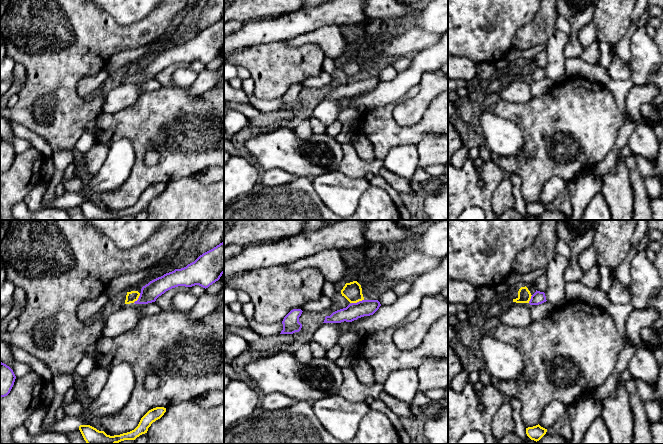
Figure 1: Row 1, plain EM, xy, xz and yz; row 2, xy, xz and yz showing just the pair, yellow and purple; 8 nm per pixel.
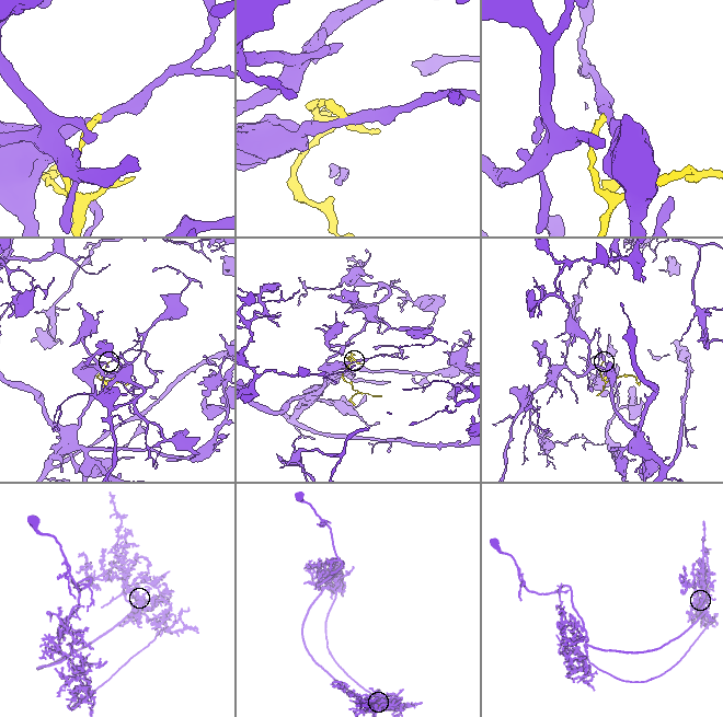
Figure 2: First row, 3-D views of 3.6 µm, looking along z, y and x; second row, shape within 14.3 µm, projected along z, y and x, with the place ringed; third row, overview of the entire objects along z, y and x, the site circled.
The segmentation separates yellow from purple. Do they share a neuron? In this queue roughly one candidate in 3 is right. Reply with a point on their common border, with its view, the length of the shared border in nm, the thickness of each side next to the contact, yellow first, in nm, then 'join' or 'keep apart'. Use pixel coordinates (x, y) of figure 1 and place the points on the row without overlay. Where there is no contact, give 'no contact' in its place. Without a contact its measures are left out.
contact xz (357, 77); length 110 nm; calibres 150 and 140 nm; keep apart

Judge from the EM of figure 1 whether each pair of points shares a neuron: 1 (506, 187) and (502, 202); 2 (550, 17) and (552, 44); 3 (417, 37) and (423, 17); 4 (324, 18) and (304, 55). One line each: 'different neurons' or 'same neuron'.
1: same neuron
2: different neurons
3: different neurons
4: different neurons

